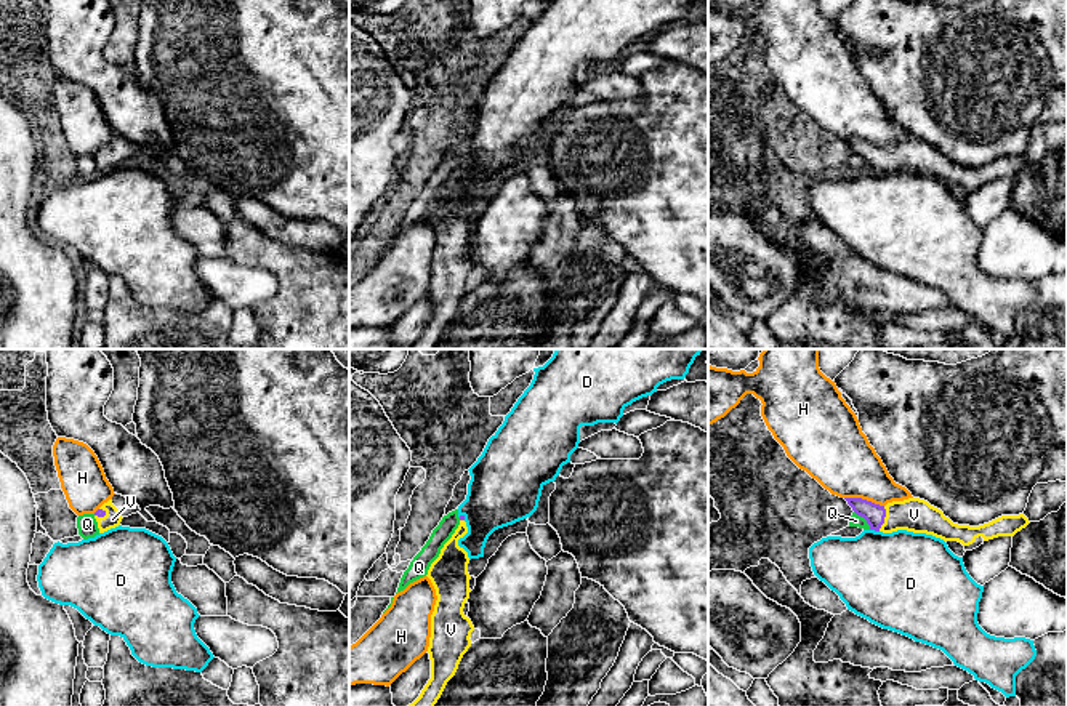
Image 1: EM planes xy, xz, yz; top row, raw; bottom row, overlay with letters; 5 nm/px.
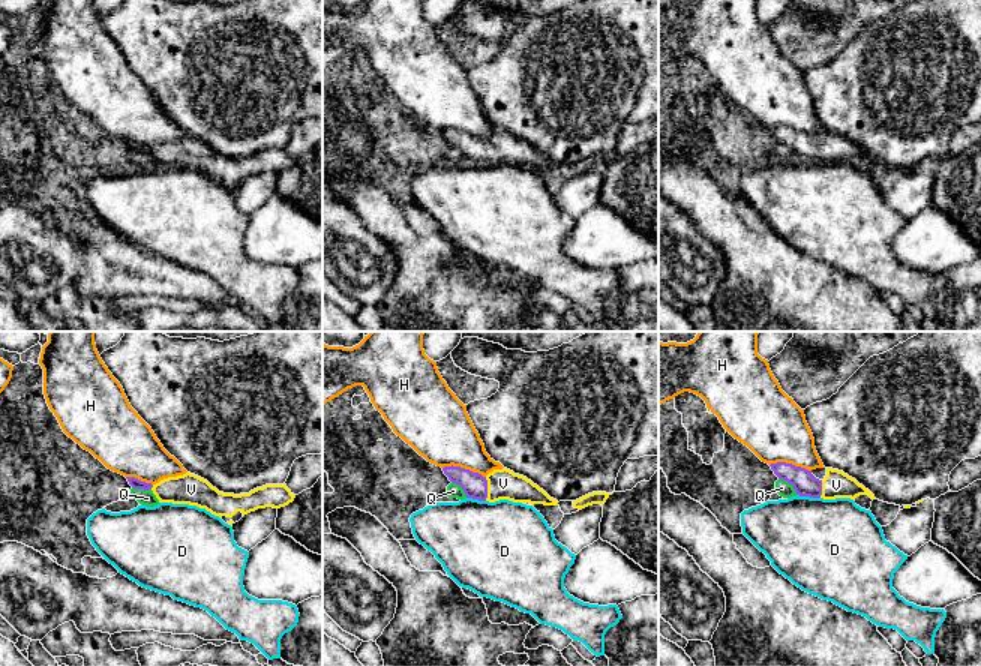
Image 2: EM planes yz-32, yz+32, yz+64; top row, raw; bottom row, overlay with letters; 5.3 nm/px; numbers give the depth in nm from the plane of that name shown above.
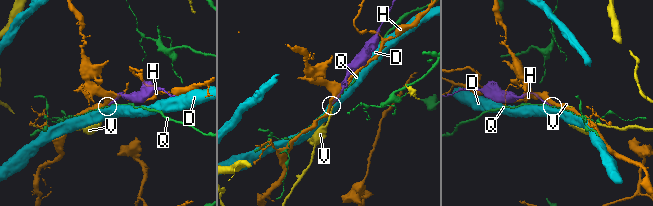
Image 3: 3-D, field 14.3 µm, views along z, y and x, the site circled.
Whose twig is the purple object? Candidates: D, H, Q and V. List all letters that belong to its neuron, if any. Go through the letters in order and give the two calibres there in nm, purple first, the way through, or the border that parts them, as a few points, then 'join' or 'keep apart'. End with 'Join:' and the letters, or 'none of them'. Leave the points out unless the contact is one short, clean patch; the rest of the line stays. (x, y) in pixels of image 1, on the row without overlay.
D: calibres 100 and 460 nm; border yz (870, 170), (878, 173); keep apart
H: calibres 100 and 320 nm; keep apart
Q: calibres 100 and 60 nm; keep apart
V: calibres 100 and 170 nm; way yz (873, 156), (883, 160), (913, 156); join
Join: V

